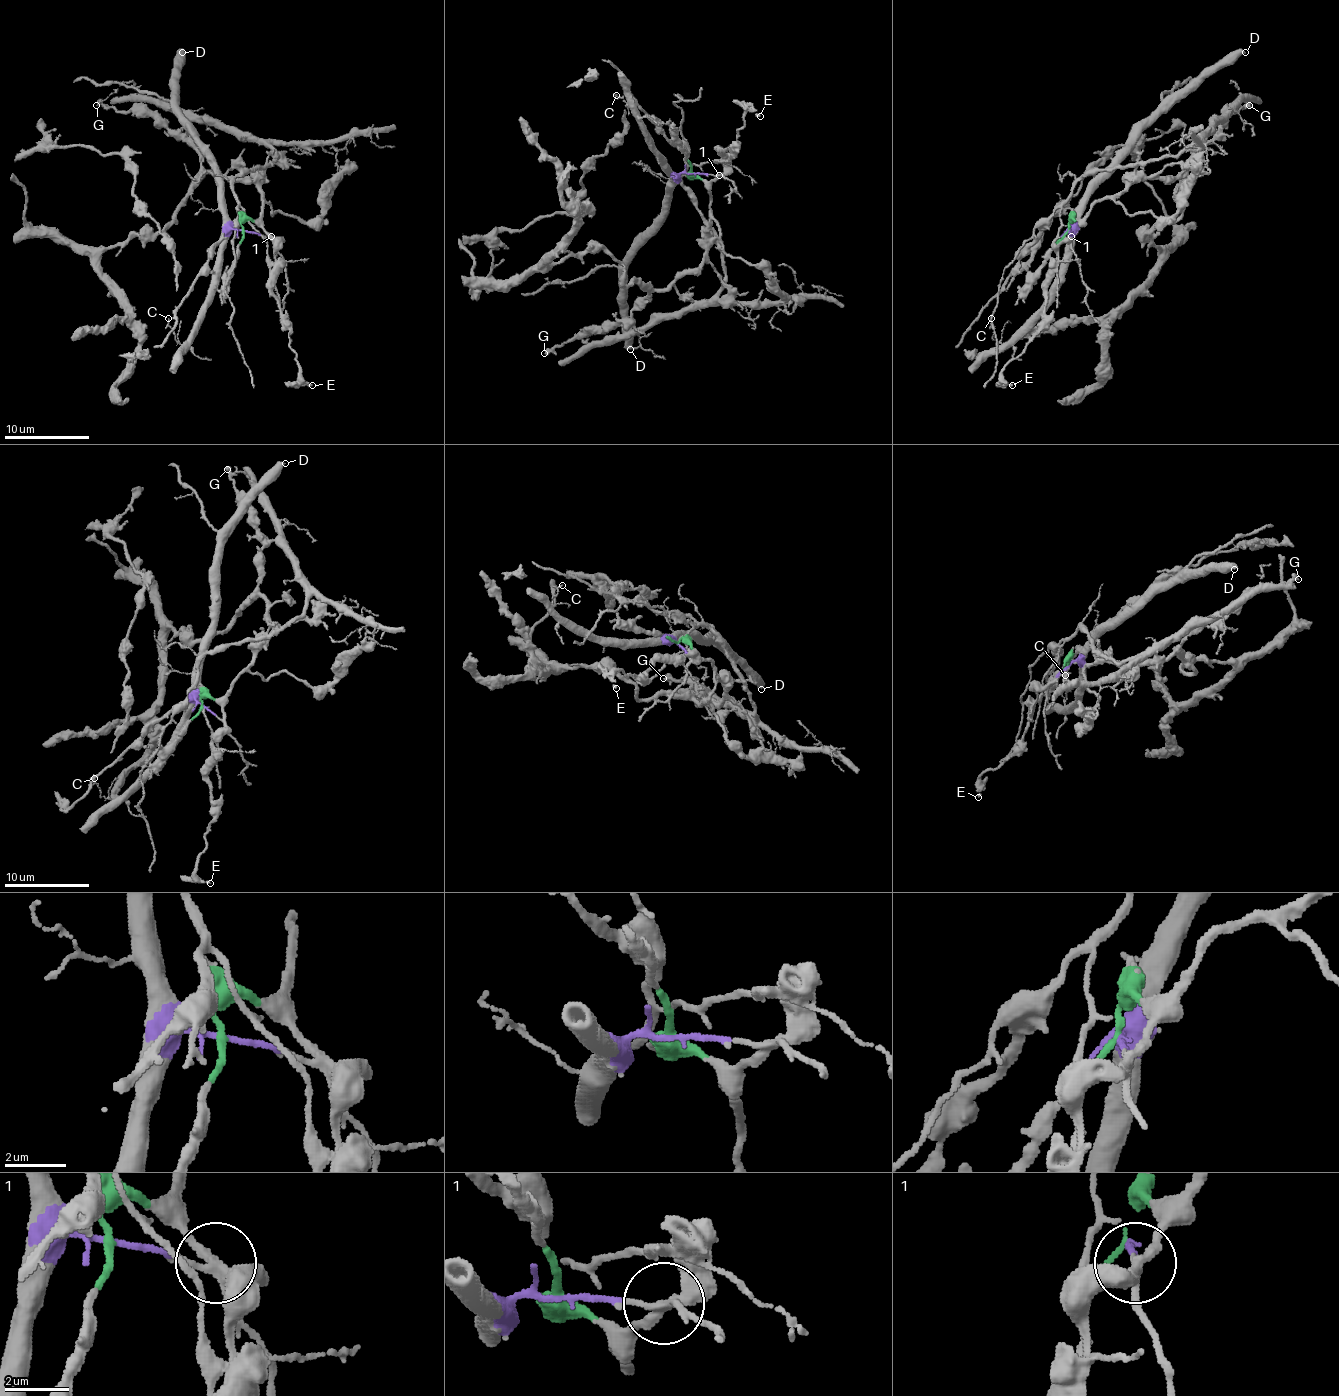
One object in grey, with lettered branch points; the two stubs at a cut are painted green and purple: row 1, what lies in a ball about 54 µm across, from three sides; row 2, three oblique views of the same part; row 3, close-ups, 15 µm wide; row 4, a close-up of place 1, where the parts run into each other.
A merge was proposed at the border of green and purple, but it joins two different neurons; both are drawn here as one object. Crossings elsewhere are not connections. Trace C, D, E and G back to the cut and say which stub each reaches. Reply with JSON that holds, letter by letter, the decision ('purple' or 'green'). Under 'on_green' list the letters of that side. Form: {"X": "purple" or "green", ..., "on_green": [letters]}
{"C": "purple", "D": "purple", "E": "green", "G": "green", "on_green": ["E", "G"]}

